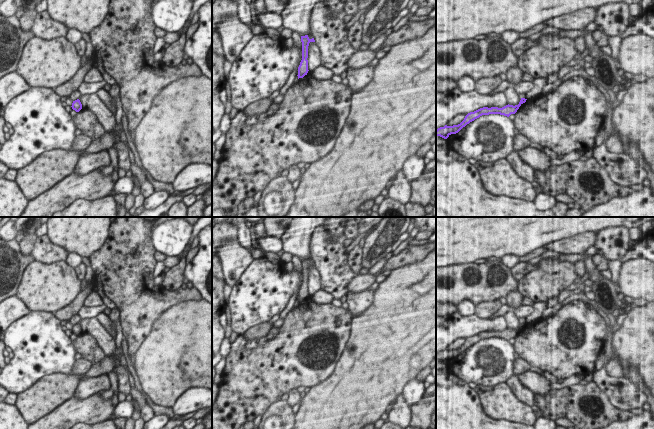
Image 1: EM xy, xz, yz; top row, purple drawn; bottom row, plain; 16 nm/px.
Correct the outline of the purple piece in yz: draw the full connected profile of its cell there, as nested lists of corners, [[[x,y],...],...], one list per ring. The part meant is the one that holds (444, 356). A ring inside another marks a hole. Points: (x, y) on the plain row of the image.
[[[521,322],[520,326],[518,329],[506,329],[502,332],[498,331],[483,331],[480,332],[474,336],[468,337],[464,344],[458,348],[458,349],[453,349],[453,350],[447,350],[445,349],[444,351],[440,351],[436,354],[436,360],[440,360],[444,363],[447,363],[451,358],[456,358],[458,357],[463,351],[465,351],[467,348],[470,346],[474,345],[475,343],[479,342],[482,339],[489,339],[489,338],[500,338],[509,341],[511,338],[515,338],[519,331],[526,326],[527,323]]]

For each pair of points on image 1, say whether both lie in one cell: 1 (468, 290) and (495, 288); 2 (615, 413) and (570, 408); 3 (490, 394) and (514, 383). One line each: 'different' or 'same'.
1: same
2: same
3: different

